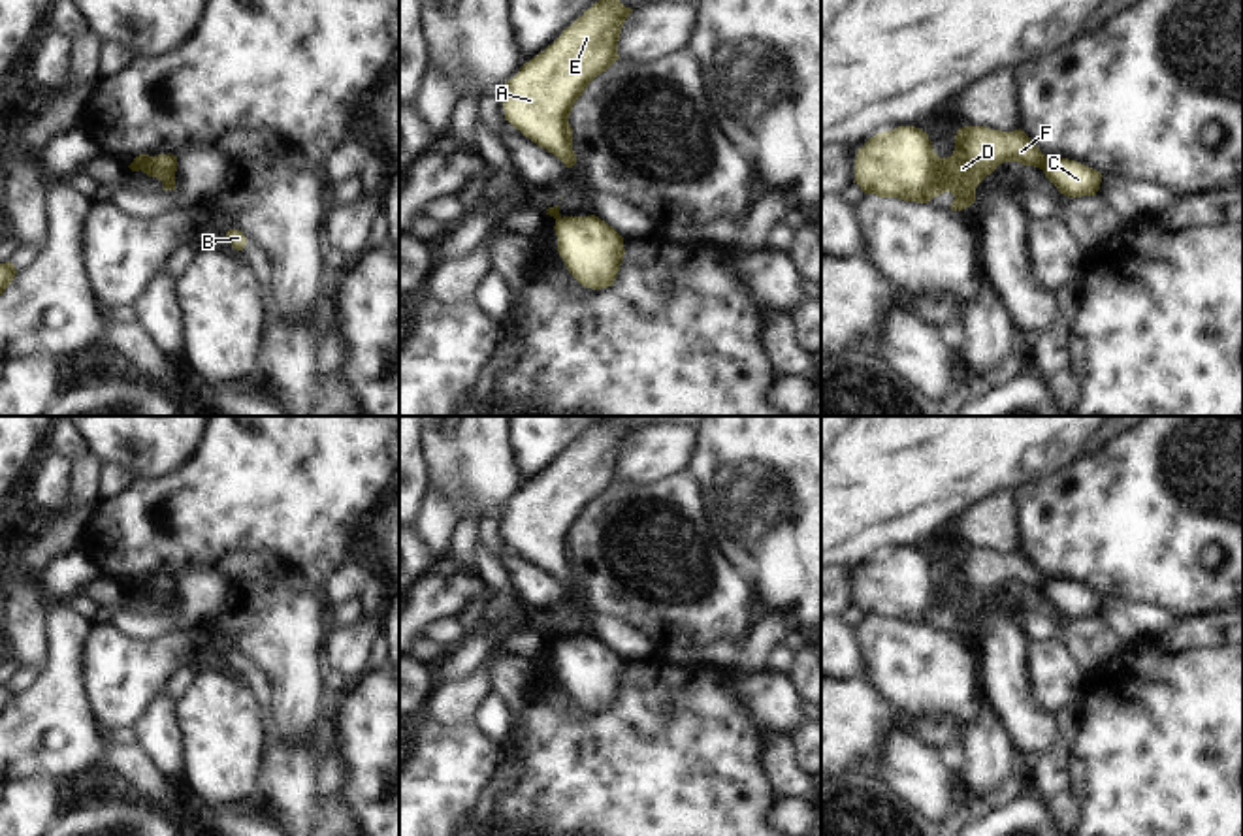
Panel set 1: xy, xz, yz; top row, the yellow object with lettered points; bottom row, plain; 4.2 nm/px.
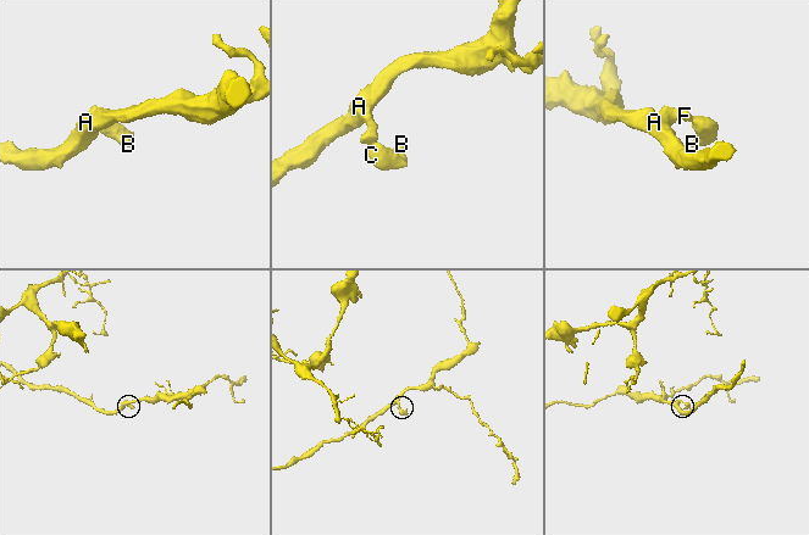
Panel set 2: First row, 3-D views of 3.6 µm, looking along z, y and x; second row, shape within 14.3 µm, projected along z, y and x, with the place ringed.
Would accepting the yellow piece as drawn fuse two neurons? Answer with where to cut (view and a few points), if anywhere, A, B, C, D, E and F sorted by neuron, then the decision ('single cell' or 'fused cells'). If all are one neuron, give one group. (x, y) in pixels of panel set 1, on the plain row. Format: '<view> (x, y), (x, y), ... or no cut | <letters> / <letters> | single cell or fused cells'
xy (153, 578), (142, 592) | A D E F / B C | fused cells

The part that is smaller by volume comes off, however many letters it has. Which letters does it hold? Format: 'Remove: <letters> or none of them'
Remove: B, C

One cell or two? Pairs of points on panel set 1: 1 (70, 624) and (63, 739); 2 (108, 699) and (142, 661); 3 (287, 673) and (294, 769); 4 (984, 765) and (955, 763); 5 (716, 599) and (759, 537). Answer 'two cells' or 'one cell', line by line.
1: one cell
2: one cell
3: two cells
4: two cells
5: two cells

